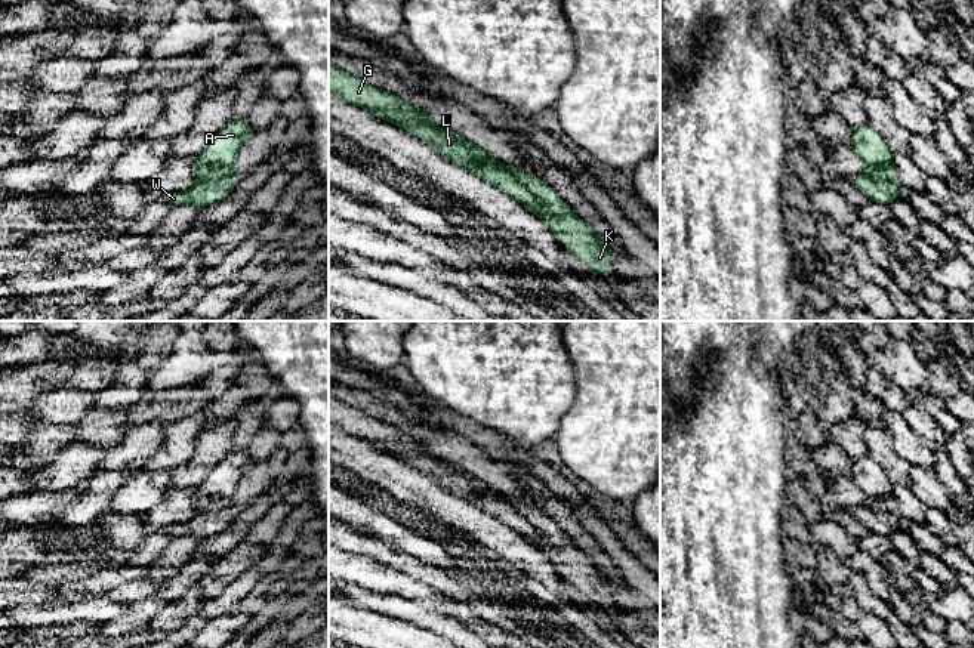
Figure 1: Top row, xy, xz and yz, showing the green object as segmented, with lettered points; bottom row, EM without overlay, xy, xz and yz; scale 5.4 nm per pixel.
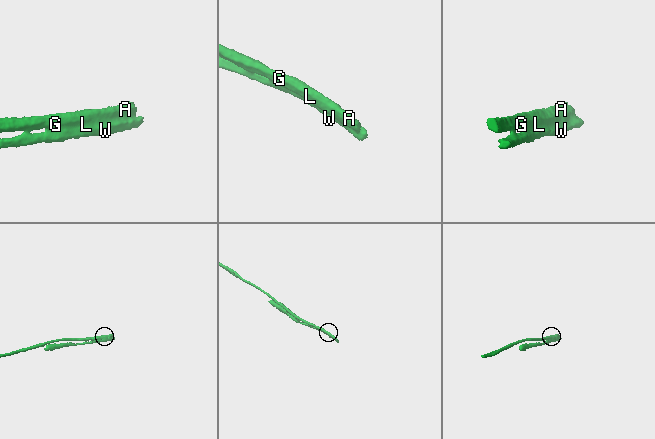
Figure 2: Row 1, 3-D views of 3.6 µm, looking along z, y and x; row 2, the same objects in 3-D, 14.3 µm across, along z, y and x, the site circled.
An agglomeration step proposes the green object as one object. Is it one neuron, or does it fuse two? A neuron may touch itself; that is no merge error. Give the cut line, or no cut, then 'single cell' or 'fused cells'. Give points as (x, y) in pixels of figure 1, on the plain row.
xz (501, 494), (539, 534), (543, 542), (541, 549) | fused cells

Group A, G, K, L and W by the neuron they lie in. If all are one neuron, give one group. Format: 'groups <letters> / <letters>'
groups A G L / K W

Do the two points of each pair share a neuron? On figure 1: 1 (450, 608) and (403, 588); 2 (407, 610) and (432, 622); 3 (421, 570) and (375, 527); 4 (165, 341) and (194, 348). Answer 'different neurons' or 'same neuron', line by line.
1: same neuron
2: same neuron
3: different neurons
4: different neurons

